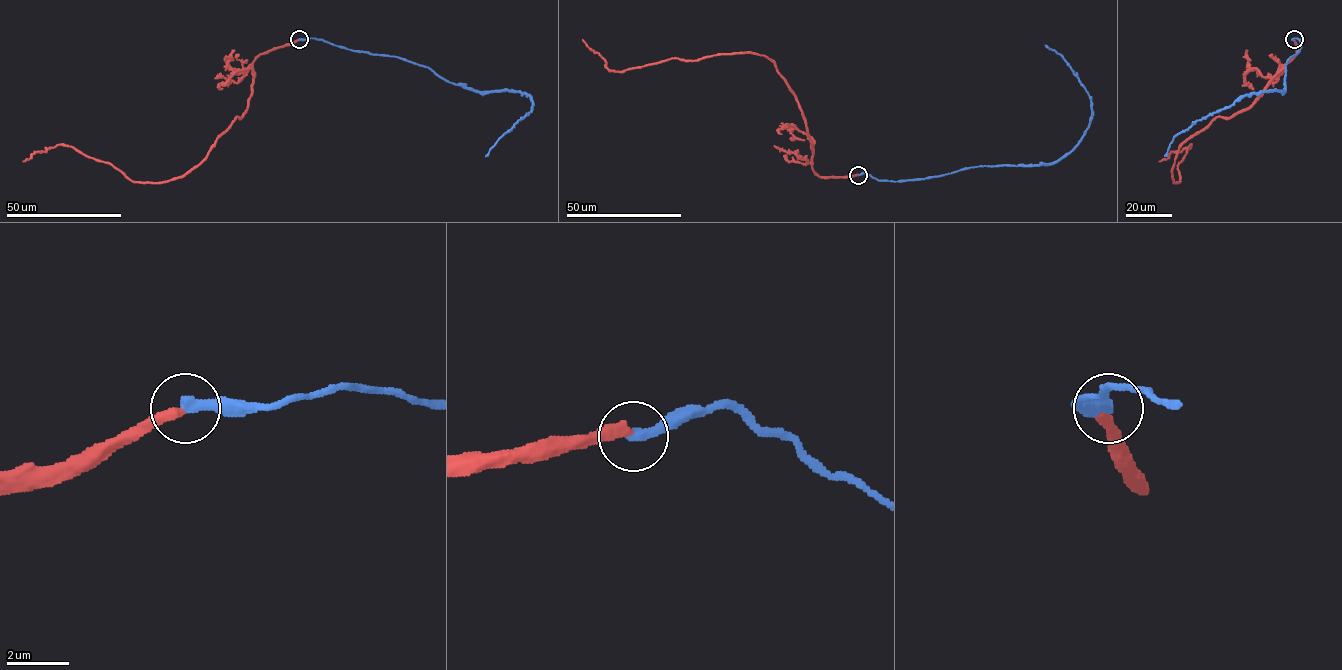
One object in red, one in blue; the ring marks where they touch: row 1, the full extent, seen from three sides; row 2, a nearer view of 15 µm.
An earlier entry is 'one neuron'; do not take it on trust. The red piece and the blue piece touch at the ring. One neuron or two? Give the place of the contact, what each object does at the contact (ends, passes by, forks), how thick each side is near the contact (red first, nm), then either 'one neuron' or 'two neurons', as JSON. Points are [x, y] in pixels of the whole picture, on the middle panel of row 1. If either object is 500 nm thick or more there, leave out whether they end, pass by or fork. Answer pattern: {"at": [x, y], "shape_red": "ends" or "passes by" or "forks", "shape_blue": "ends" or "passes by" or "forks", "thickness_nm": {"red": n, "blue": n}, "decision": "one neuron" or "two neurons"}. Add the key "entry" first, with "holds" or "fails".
{"entry": "fails", "at": [858, 175], "shape_red": "ends", "shape_blue": "ends", "thickness_nm": {"red": 380, "blue": 360}, "decision": "two neurons"}

